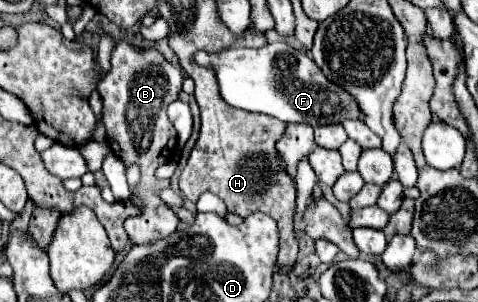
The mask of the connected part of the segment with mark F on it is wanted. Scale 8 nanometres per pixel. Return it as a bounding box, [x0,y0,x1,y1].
[194,42,364,126]

